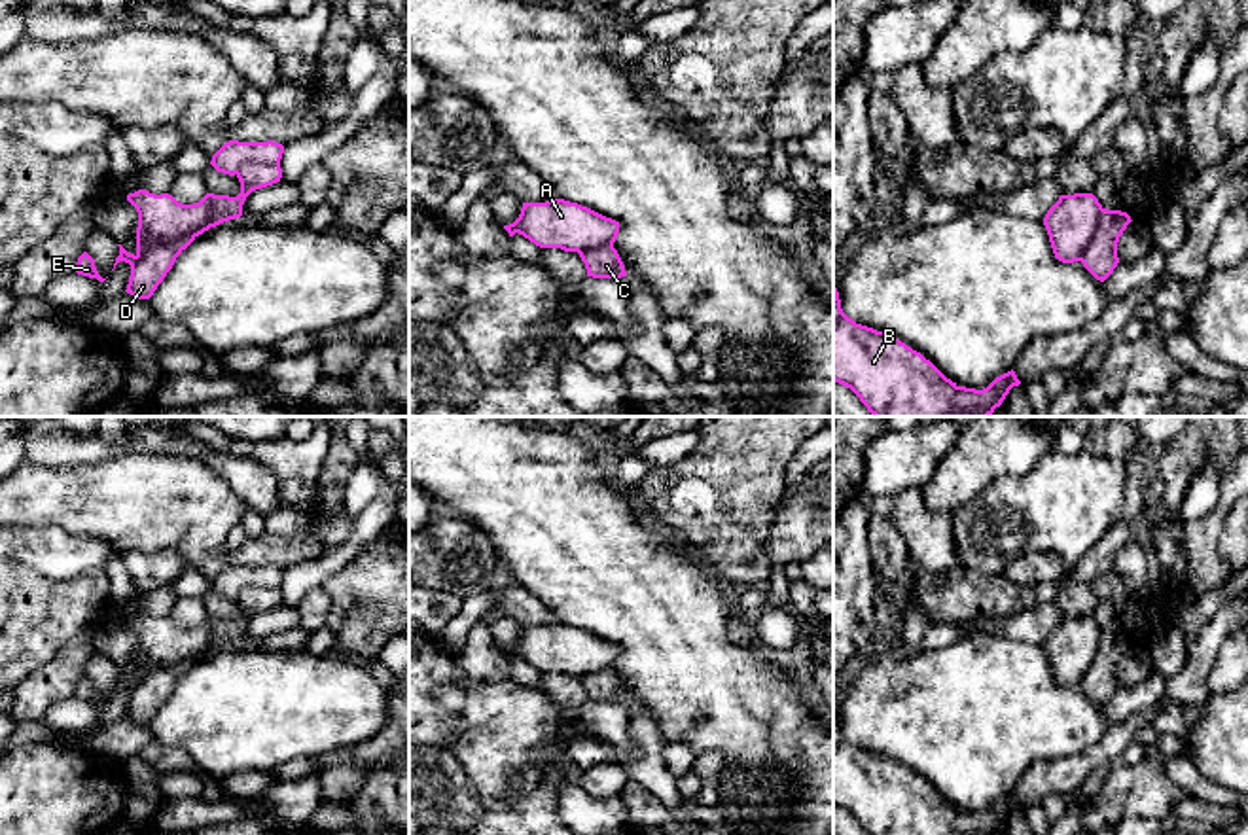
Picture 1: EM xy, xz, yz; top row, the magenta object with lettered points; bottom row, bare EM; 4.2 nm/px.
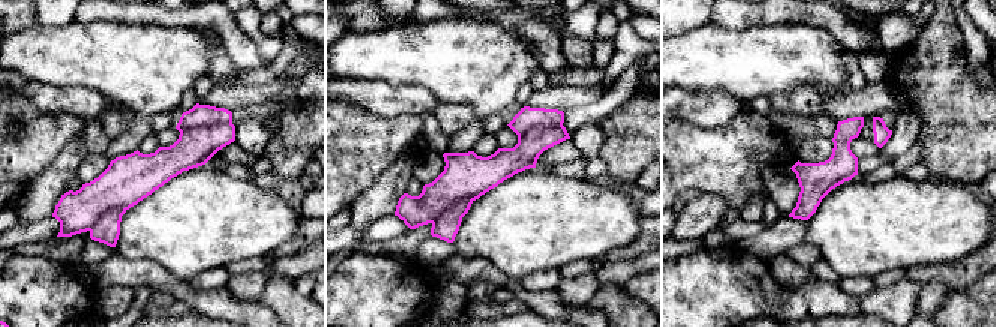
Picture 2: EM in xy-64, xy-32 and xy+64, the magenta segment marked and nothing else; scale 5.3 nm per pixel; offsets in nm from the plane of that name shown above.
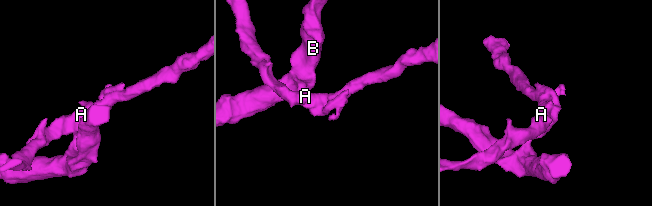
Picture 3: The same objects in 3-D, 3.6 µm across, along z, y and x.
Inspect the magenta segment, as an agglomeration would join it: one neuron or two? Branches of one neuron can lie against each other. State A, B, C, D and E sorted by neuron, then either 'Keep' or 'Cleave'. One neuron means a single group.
Groups: A E / B C D. Cleave

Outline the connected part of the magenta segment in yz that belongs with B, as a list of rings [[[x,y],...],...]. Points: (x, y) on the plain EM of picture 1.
[[[833,708],[833,805],[850,812],[867,835],[994,835],[1013,810],[1019,810],[1015,795],[996,801],[987,812],[958,810],[947,803],[930,784],[900,763],[856,748],[841,733]]]

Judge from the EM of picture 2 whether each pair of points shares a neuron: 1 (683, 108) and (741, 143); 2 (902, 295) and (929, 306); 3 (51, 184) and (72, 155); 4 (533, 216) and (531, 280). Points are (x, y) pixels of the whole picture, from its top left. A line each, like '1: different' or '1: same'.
1: different
2: different
3: same
4: different

